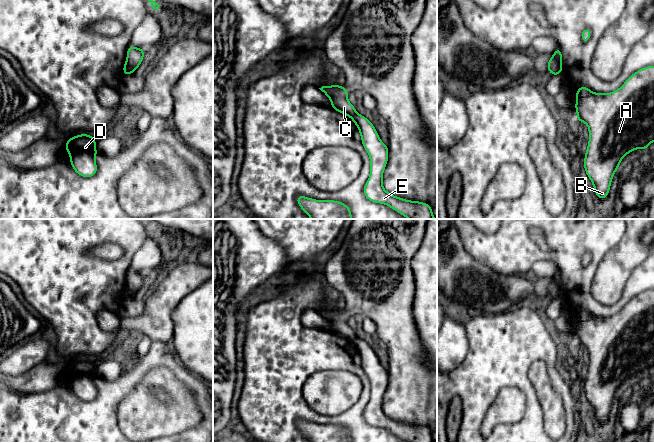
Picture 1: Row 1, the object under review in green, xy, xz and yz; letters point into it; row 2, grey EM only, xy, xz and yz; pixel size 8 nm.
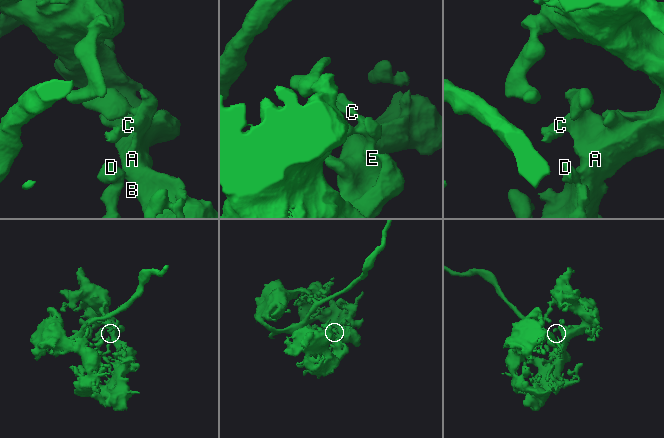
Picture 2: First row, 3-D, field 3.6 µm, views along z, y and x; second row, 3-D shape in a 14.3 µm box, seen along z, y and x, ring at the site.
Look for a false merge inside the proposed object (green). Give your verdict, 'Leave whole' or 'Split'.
Split

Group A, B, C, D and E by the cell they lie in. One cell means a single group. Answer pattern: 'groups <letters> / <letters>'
groups A B D E / C

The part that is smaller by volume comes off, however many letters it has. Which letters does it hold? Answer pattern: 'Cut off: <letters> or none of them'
Cut off: C

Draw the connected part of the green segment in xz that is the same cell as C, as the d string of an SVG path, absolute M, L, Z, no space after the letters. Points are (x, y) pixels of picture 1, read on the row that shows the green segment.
M334 84L322 86L319 89L330 98L332 109L348 117L352 117L356 113L355 107L347 100L349 91L345 87Z

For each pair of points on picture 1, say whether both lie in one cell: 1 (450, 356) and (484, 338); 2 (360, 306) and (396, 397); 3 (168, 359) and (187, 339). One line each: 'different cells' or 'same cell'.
1: different cells
2: same cell
3: different cells

